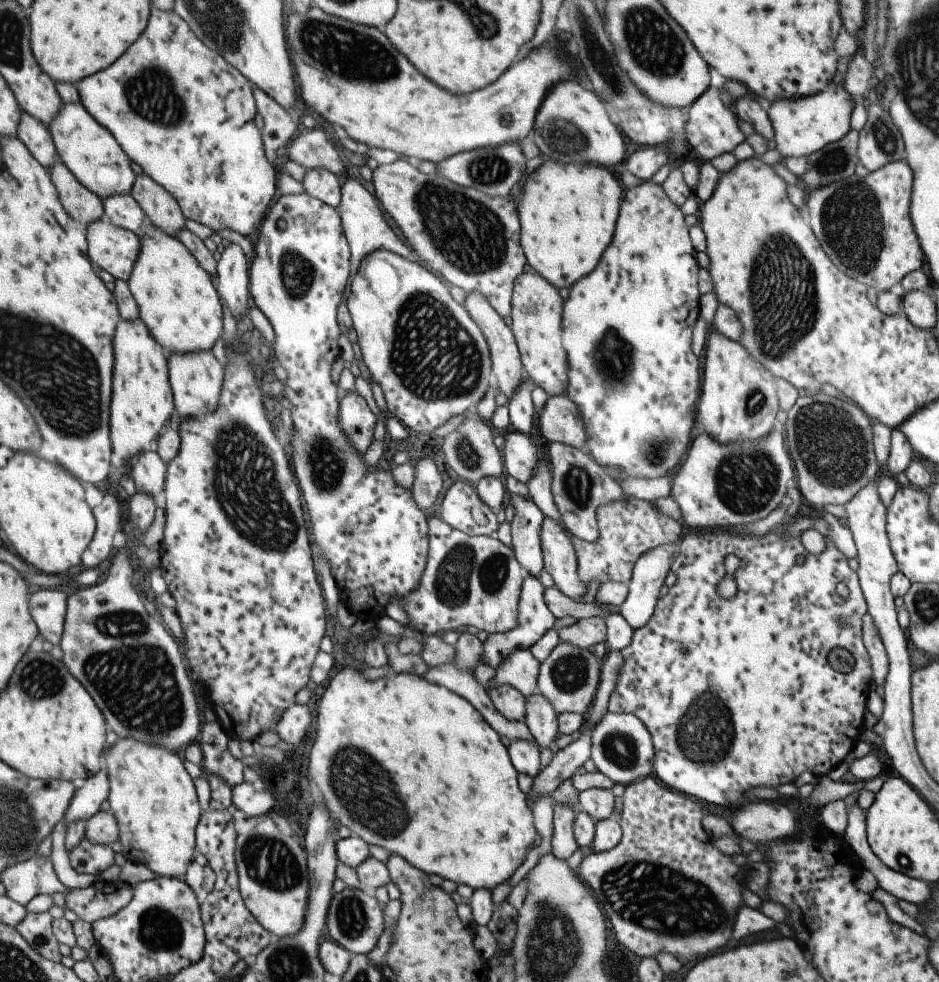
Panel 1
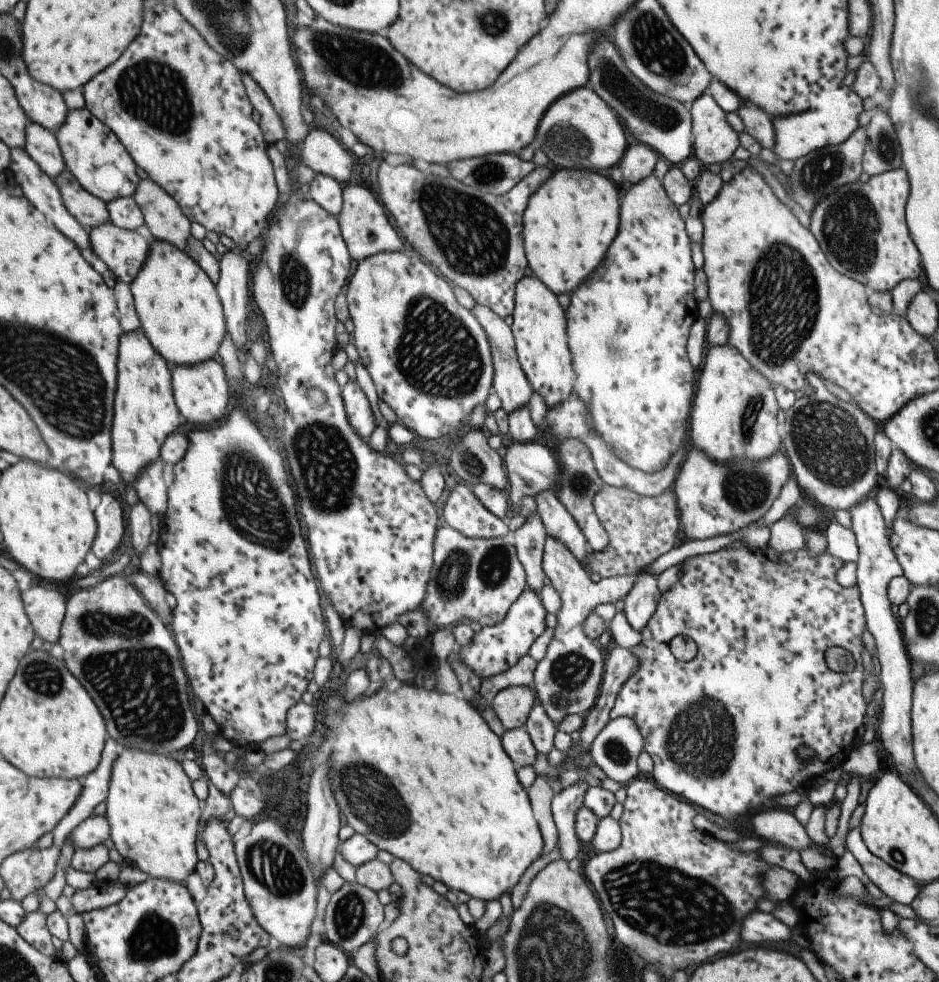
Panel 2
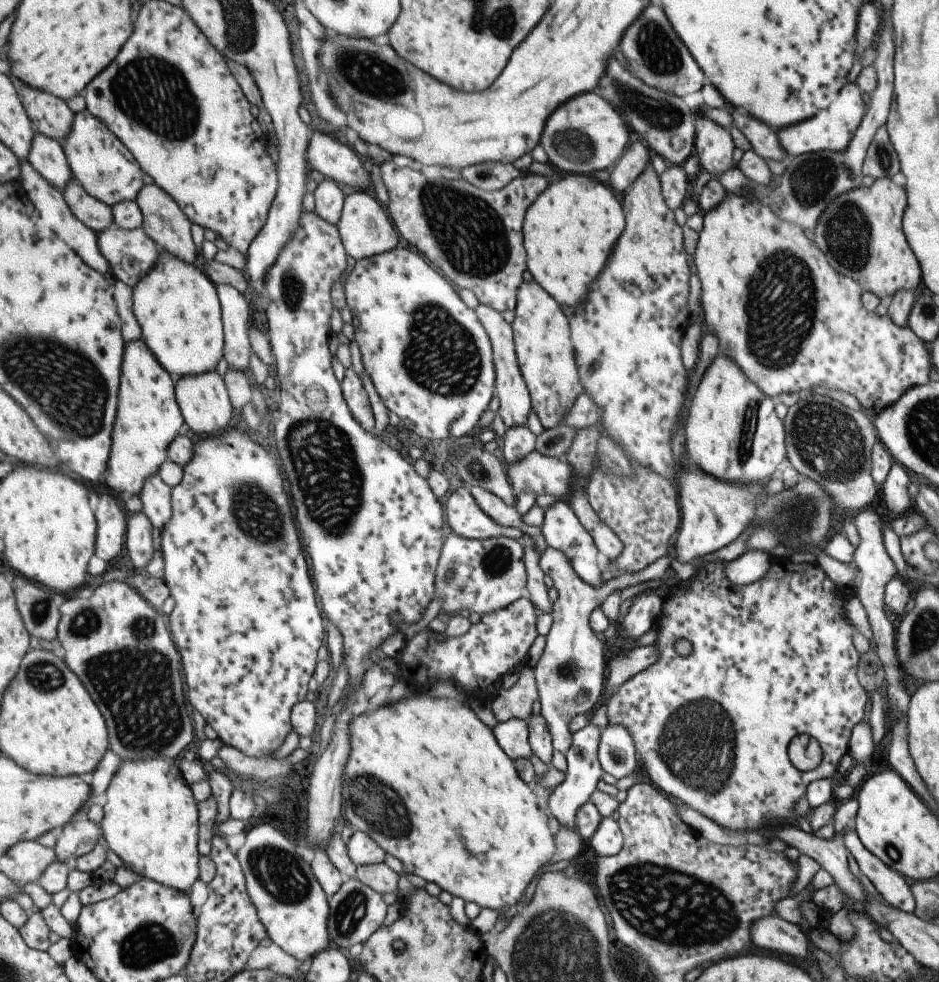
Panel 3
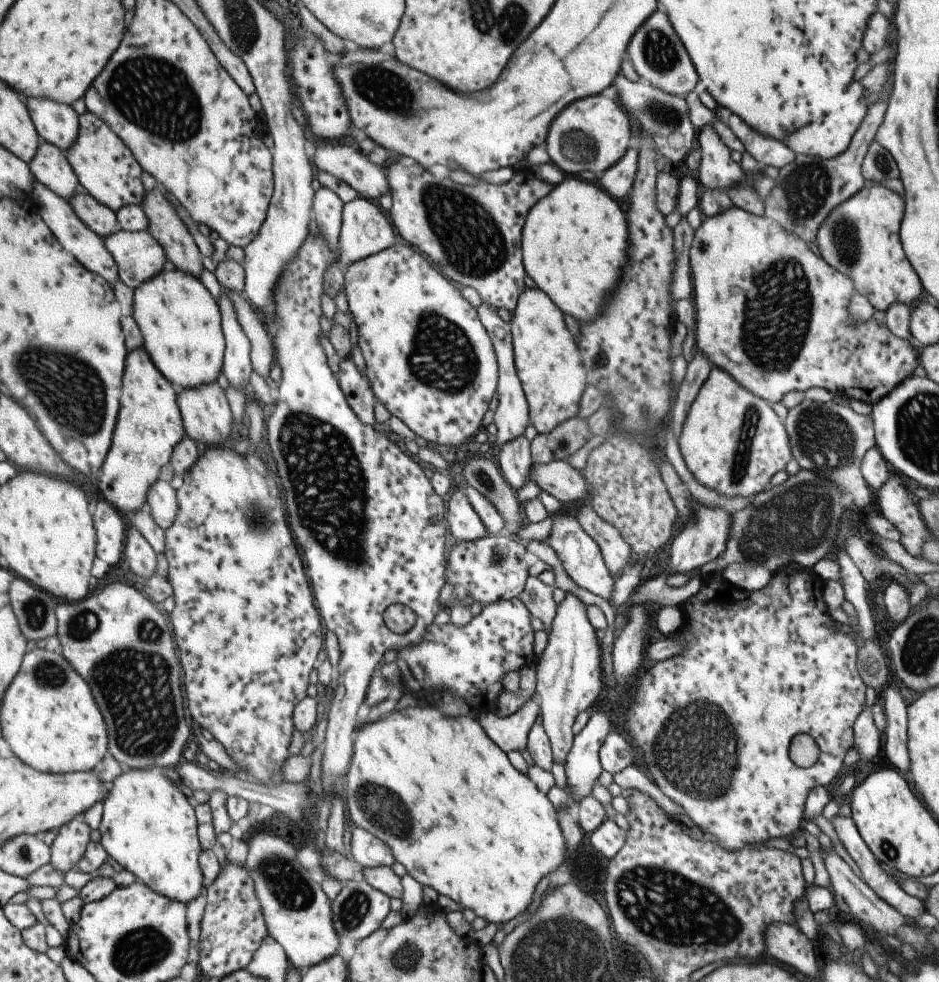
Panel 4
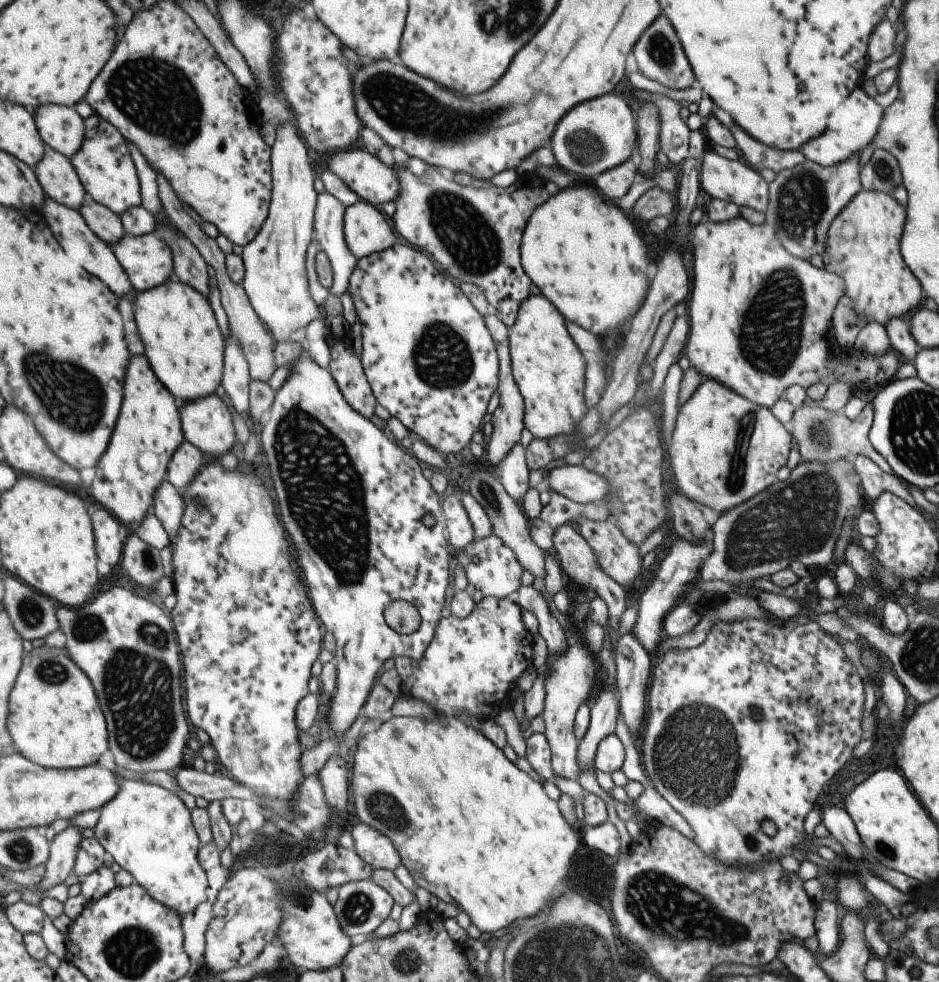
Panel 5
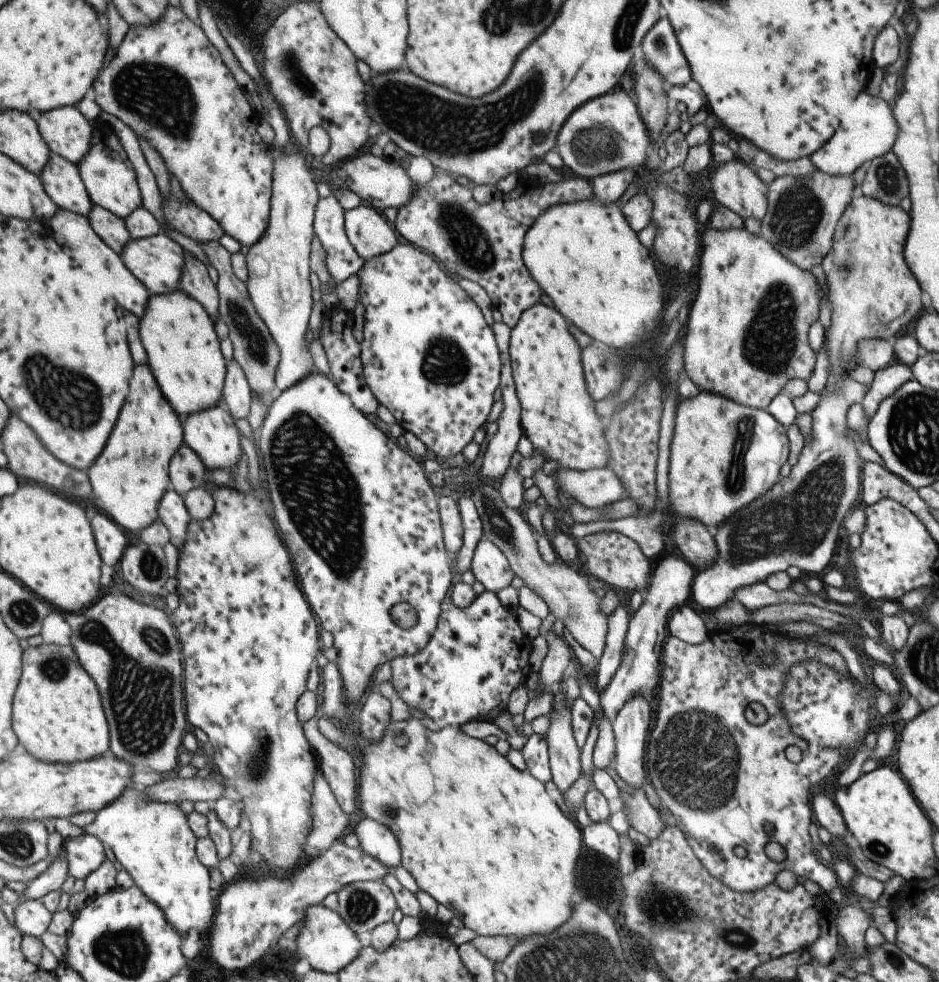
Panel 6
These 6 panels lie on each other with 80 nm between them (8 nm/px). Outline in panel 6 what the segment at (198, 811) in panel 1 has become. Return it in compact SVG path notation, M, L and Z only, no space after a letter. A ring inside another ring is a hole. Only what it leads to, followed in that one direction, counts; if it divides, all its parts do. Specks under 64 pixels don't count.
M140 787L129 788L125 796L99 810L95 822L82 830L103 842L110 857L131 874L135 885L163 910L167 922L179 934L197 930L210 939L217 914L211 898L211 878L209 868L197 854L198 838L189 826L188 815L177 803L151 802L147 798Z

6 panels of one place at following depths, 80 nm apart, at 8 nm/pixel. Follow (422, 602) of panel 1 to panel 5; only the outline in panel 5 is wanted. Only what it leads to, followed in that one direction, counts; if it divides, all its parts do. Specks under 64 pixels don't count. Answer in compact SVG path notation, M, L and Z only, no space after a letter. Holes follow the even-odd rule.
M490 535L471 542L463 548L462 553L468 559L463 563L462 570L465 570L466 582L481 592L481 596L508 599L513 597L519 588L521 578L521 566L517 564L513 552L501 544L499 538Z

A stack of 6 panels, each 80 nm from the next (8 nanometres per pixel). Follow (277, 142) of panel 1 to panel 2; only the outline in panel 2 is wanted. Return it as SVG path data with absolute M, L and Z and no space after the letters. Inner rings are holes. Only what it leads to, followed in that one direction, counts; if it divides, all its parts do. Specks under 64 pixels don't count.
M245 74L244 83L246 94L249 95L252 105L259 113L260 127L264 131L264 141L270 145L274 145L275 142L281 142L281 140L285 139L284 124L271 106L269 99L262 93L257 83Z

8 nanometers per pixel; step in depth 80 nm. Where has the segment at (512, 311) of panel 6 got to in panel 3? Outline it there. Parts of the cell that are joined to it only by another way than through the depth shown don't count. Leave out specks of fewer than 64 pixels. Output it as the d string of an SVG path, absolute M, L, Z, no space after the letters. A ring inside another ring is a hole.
M391 161L382 162L379 165L379 174L381 175L383 185L385 185L385 188L387 189L387 196L389 197L389 204L387 204L387 212L389 213L388 218L390 219L390 222L393 223L393 226L395 226L395 230L399 232L399 236L401 236L405 242L414 246L419 252L421 252L421 256L425 256L425 260L429 260L429 262L435 266L437 272L442 276L445 276L450 283L453 282L453 284L455 284L455 288L467 289L473 292L478 304L487 306L488 308L495 310L497 313L503 312L504 310L513 311L515 309L517 288L522 284L522 274L526 270L525 254L522 246L522 222L524 214L527 211L527 208L531 205L531 202L534 202L539 194L545 192L548 186L547 180L545 180L543 176L539 176L539 174L526 172L523 176L513 178L509 184L505 184L501 189L487 191L477 189L462 179L445 180L445 178L442 177L439 179L429 179L421 174L421 172L417 172L417 170L407 167L400 168L400 166L396 166Z

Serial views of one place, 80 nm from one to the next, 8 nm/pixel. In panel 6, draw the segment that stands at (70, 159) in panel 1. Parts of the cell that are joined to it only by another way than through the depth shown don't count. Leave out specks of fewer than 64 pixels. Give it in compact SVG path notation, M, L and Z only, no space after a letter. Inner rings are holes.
M97 118L93 121L93 131L93 146L91 146L89 154L85 156L85 160L78 166L81 177L95 205L103 206L112 214L127 220L137 210L144 207L136 167L129 159L129 154L125 152L120 136L109 123Z

